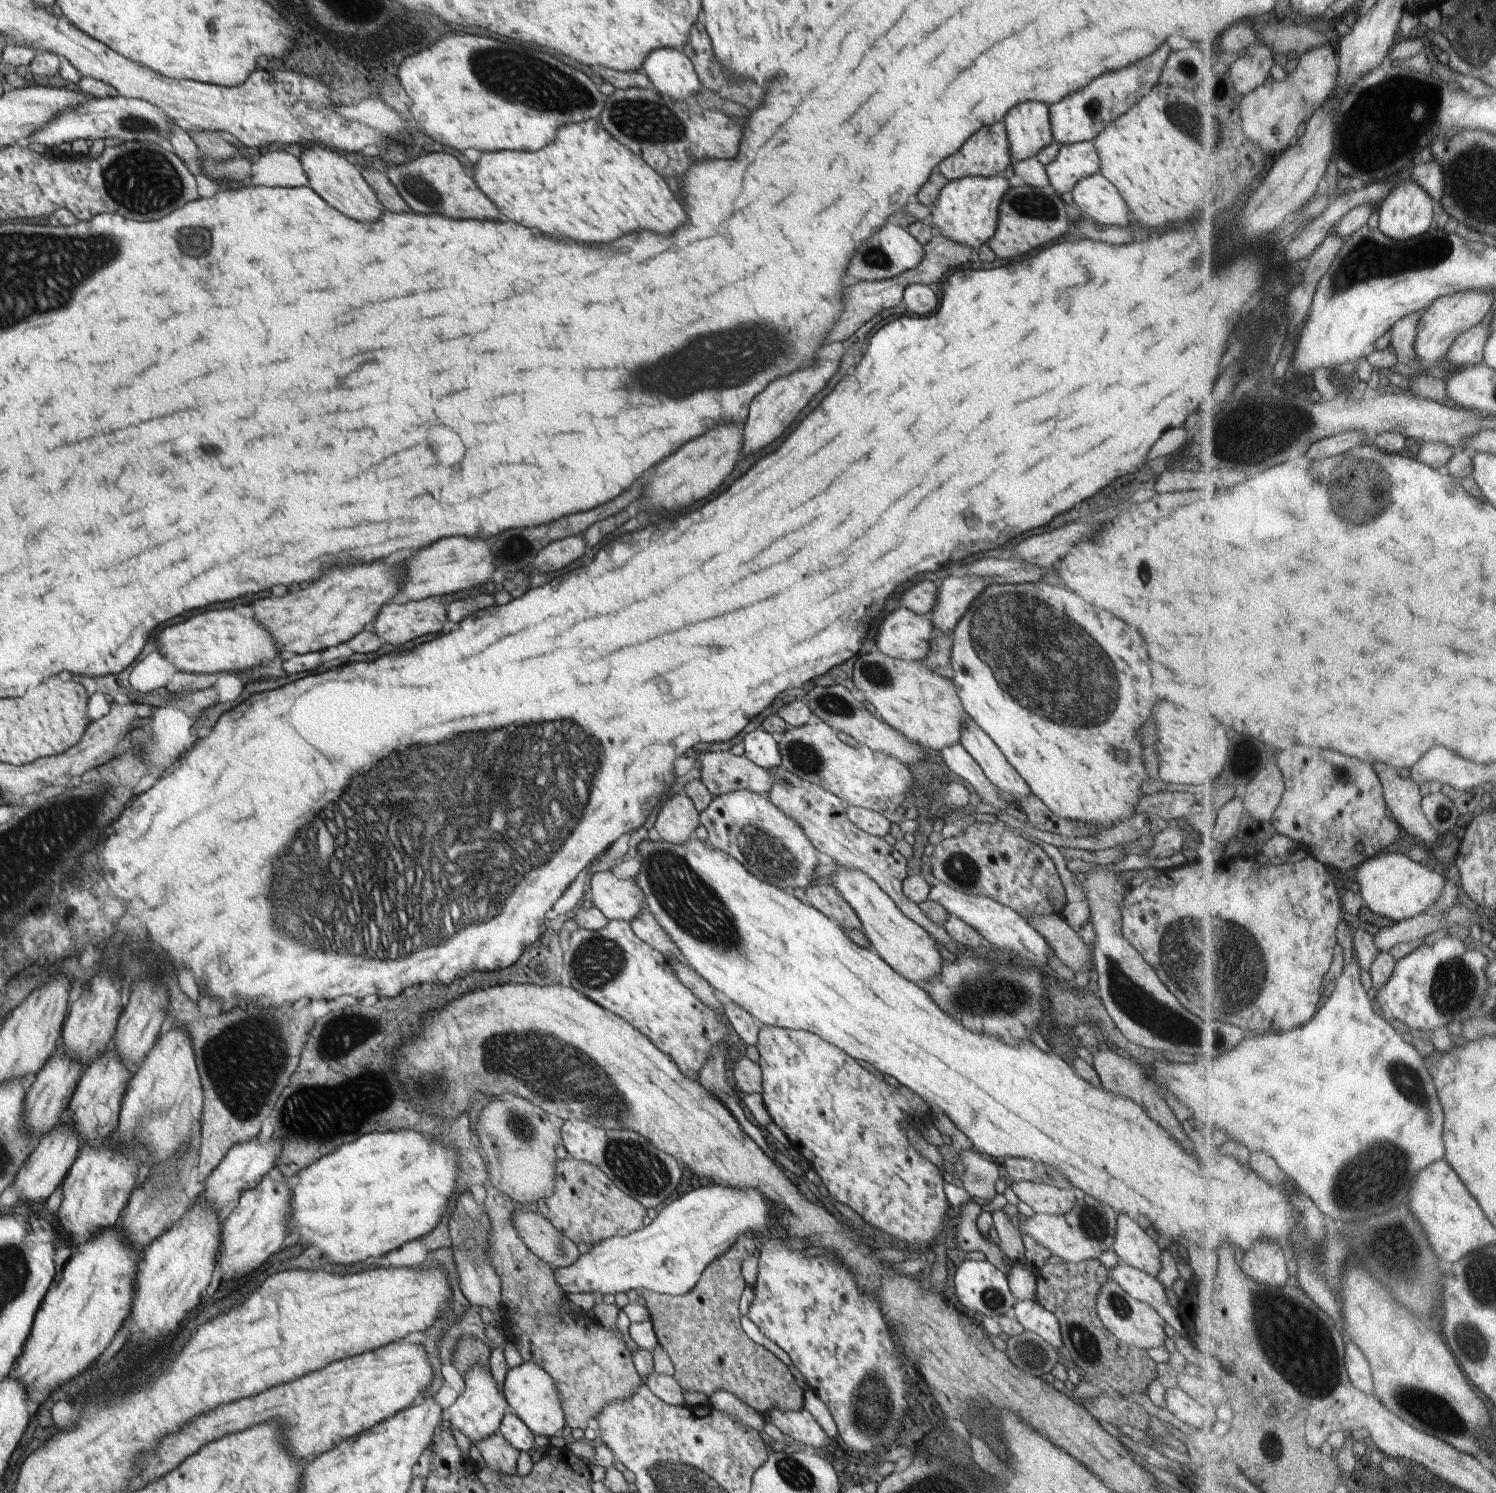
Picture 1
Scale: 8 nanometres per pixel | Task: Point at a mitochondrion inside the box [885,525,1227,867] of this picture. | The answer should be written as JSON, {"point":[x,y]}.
{"point":[1012,610]}

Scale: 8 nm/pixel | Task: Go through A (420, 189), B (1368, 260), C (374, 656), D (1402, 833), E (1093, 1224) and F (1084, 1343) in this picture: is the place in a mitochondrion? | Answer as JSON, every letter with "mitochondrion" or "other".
{"A":"mitochondrion","B":"mitochondrion","C":"other","D":"other","E":"mitochondrion","F":"mitochondrion"}

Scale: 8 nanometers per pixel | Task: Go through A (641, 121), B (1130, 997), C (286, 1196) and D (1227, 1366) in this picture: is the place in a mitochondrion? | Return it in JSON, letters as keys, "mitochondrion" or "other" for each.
{"A":"mitochondrion","B":"mitochondrion","C":"other","D":"other"}

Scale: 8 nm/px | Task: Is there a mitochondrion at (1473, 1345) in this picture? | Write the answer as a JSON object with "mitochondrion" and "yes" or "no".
{"mitochondrion":"yes"}

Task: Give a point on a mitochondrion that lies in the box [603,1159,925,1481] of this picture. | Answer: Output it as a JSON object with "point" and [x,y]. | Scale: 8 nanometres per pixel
{"point":[873,1405]}

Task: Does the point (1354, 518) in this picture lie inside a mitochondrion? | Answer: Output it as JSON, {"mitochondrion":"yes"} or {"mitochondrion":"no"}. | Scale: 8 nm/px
{"mitochondrion":"yes"}

